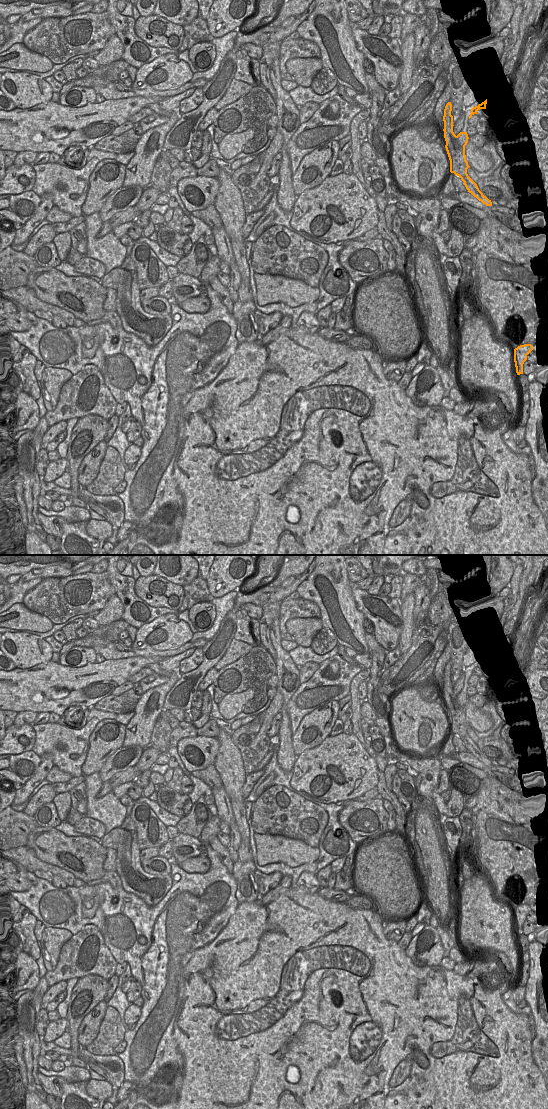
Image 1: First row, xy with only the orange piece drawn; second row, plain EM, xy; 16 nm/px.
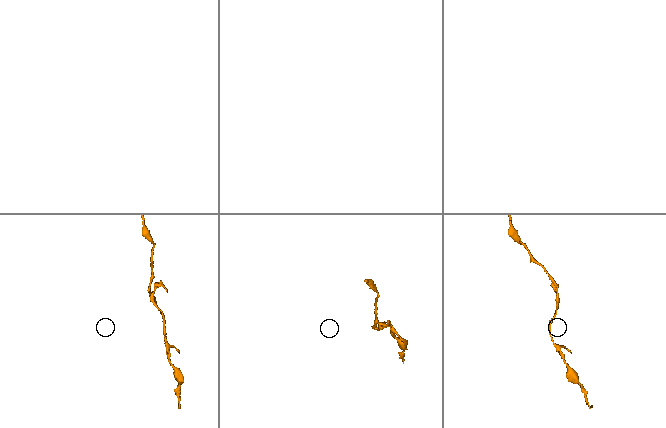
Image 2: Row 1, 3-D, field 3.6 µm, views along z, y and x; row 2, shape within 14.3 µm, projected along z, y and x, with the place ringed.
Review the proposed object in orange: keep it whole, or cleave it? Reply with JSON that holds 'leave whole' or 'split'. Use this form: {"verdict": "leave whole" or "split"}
{"verdict": "split"}

